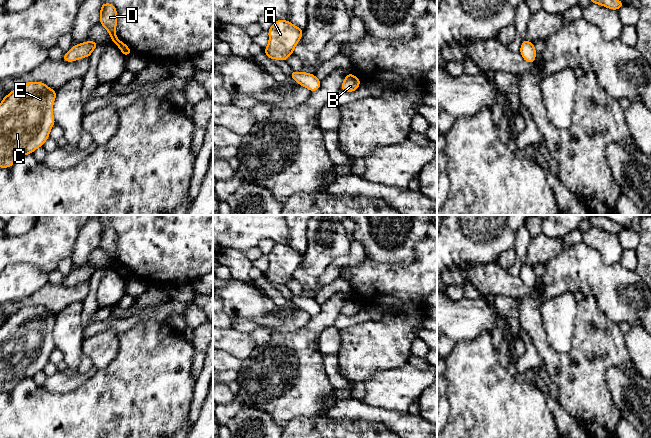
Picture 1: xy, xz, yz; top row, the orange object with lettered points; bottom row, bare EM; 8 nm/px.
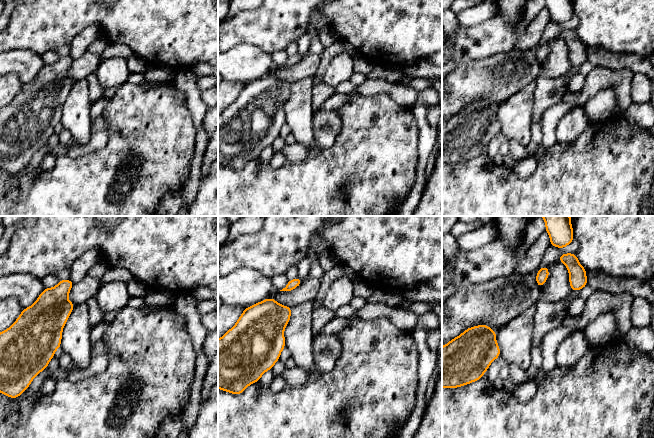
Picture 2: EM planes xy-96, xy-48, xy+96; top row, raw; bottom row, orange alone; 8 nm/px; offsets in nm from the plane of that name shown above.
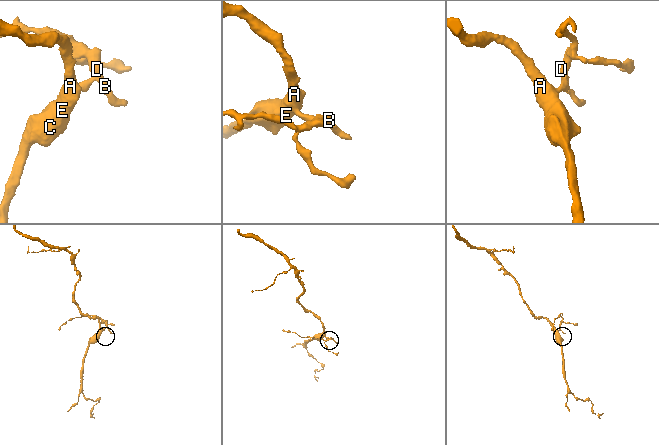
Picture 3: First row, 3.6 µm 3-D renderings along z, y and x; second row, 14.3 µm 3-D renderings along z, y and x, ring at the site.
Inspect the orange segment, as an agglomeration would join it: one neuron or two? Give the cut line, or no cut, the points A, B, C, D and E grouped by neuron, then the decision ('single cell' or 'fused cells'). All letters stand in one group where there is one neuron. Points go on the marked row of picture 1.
no cut; A B C D E; single cell

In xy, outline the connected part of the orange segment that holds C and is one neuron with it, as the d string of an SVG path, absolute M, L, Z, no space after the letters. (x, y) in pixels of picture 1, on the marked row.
M28 82L3 98L0 103L0 168L11 167L24 155L43 146L49 138L51 128L56 124L52 111L56 93L45 83Z

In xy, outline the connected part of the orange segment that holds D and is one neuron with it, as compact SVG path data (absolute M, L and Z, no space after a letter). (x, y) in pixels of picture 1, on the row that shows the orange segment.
M102 3L100 10L100 22L104 26L111 37L111 42L115 42L124 56L132 54L129 47L120 41L116 36L117 10L113 4Z

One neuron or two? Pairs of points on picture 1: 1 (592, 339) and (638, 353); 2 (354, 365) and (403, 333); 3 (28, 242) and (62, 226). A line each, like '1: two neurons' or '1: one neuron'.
1: two neurons
2: one neuron
3: one neuron

